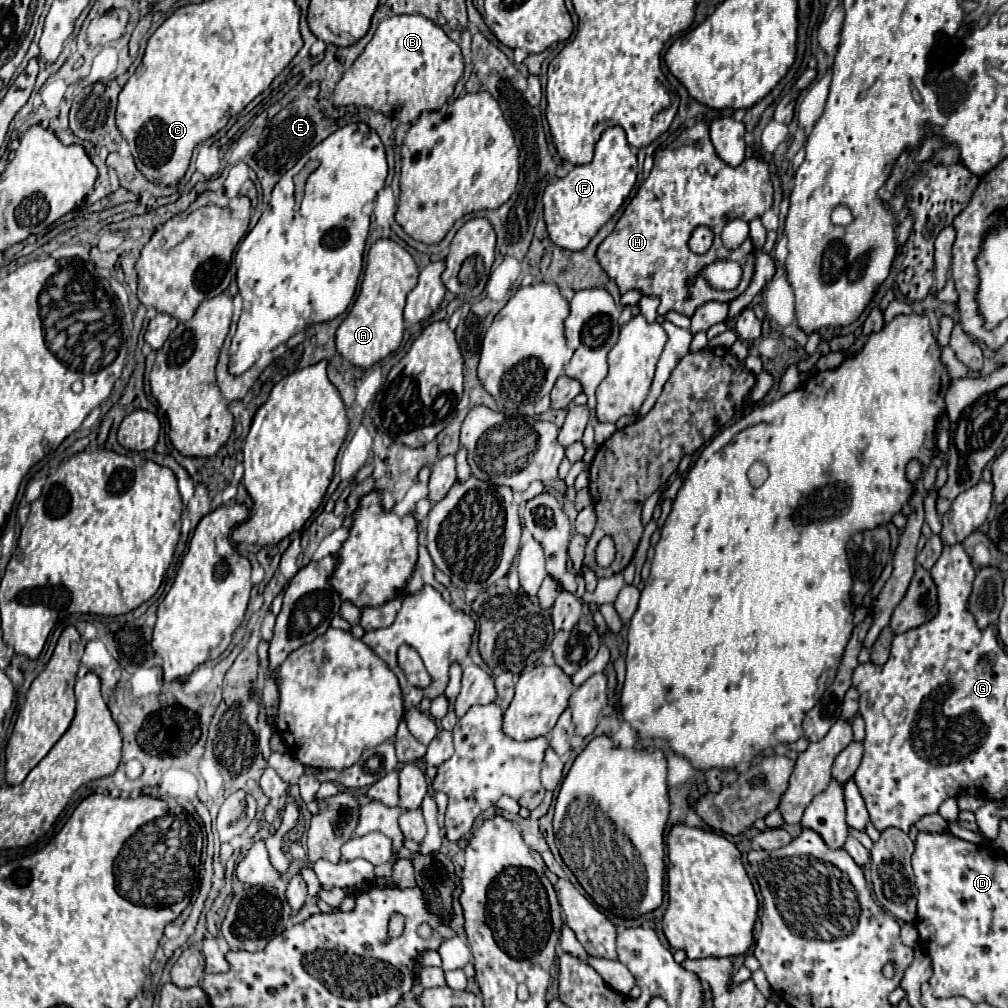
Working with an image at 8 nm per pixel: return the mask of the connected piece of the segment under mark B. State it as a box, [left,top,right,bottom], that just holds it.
[335,14,463,122]

